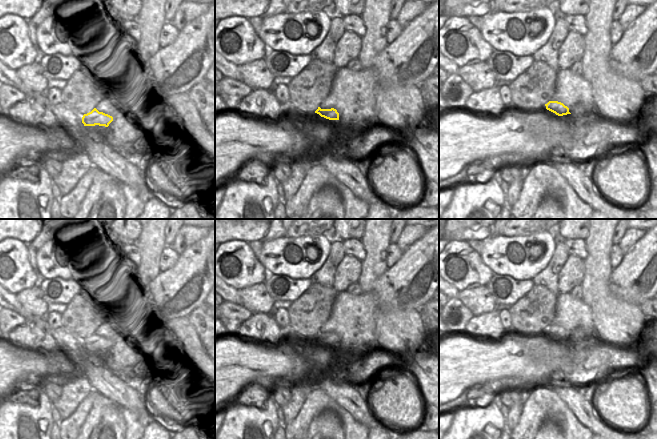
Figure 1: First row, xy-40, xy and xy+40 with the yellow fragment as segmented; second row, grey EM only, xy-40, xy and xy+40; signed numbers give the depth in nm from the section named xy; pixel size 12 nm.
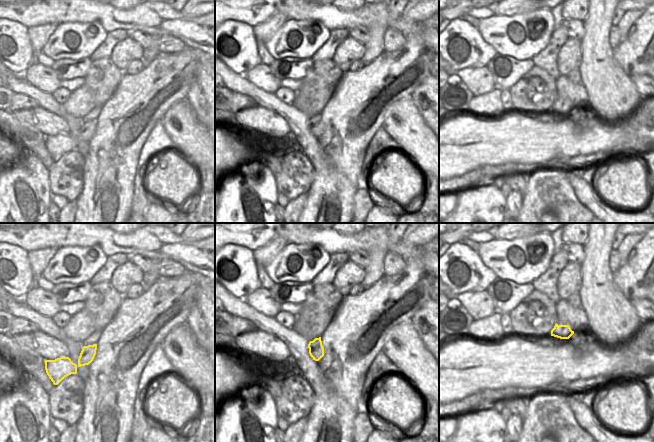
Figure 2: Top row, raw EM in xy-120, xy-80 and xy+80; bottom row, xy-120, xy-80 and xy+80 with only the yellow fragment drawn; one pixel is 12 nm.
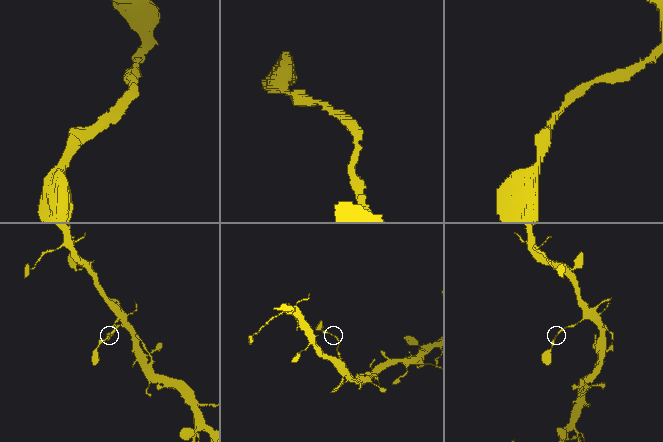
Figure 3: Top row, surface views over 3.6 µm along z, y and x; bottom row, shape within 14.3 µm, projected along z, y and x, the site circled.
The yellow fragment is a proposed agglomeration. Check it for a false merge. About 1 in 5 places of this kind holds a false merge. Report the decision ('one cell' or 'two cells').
one cell

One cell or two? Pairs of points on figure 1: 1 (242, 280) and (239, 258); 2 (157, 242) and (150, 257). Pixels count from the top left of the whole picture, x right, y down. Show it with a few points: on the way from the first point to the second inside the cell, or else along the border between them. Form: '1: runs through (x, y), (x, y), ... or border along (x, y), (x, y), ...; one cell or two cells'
1: runs through (242, 275), (239, 263); one cell
2: runs through (153, 246), (152, 253); one cell

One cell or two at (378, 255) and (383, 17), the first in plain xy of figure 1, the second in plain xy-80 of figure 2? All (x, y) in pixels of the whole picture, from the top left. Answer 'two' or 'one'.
one

